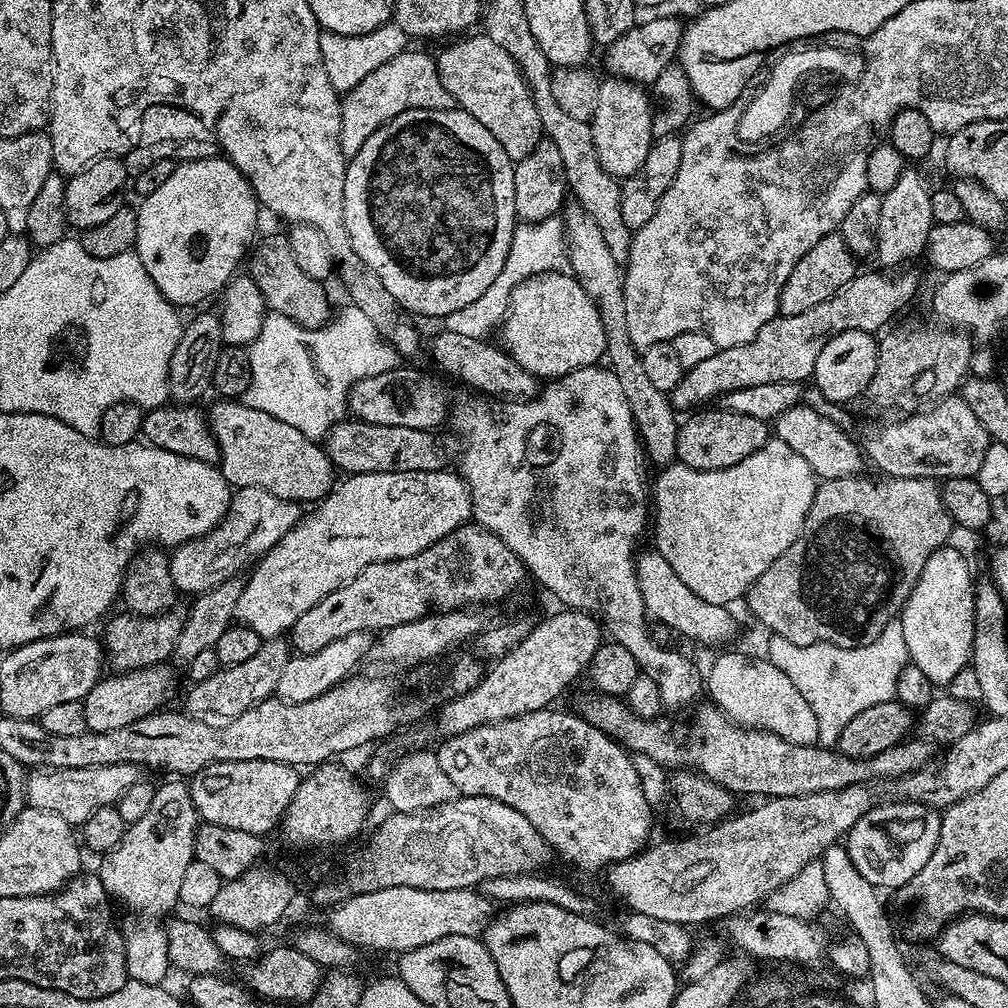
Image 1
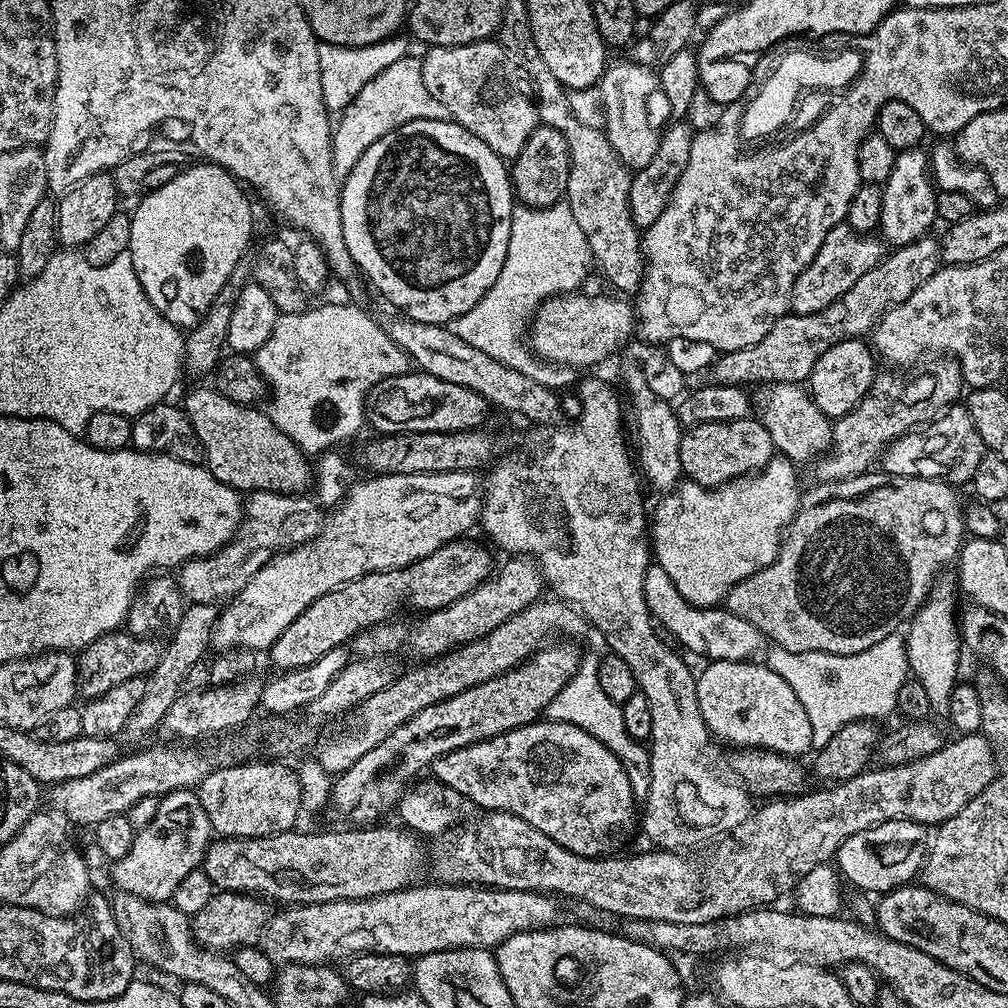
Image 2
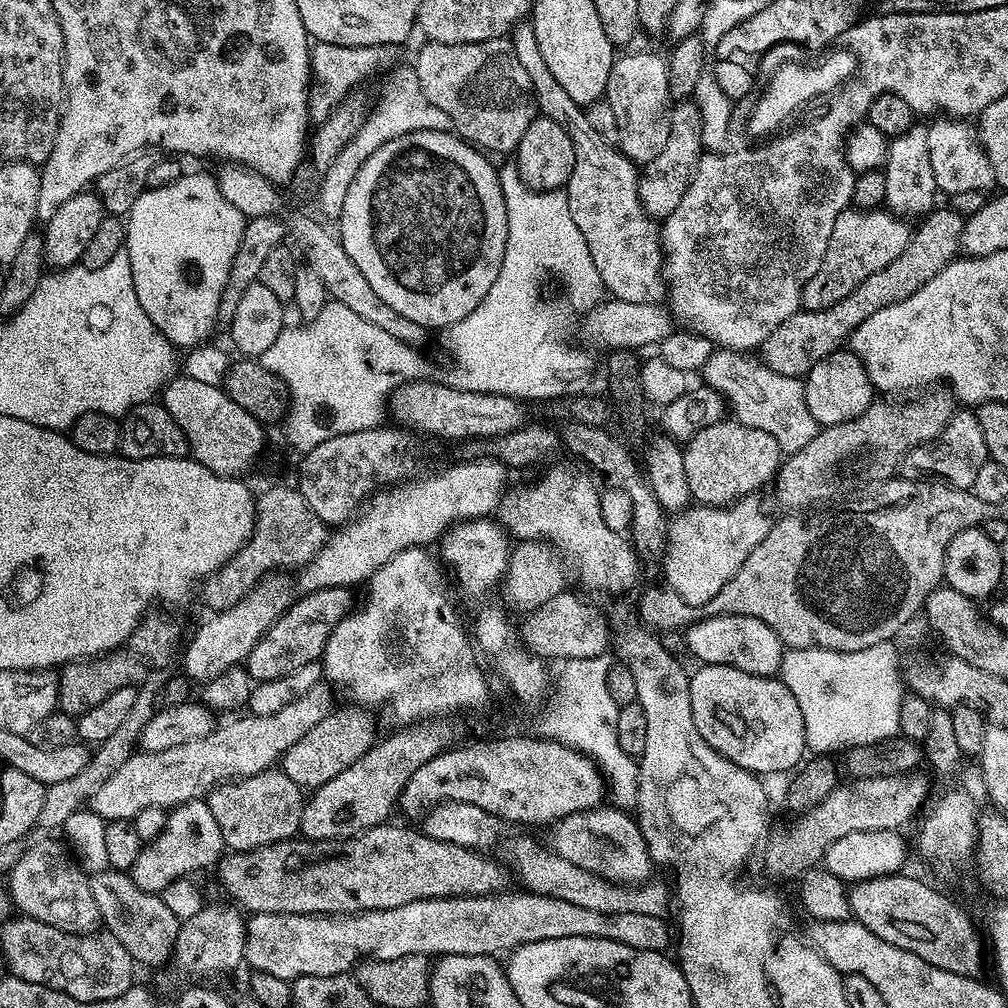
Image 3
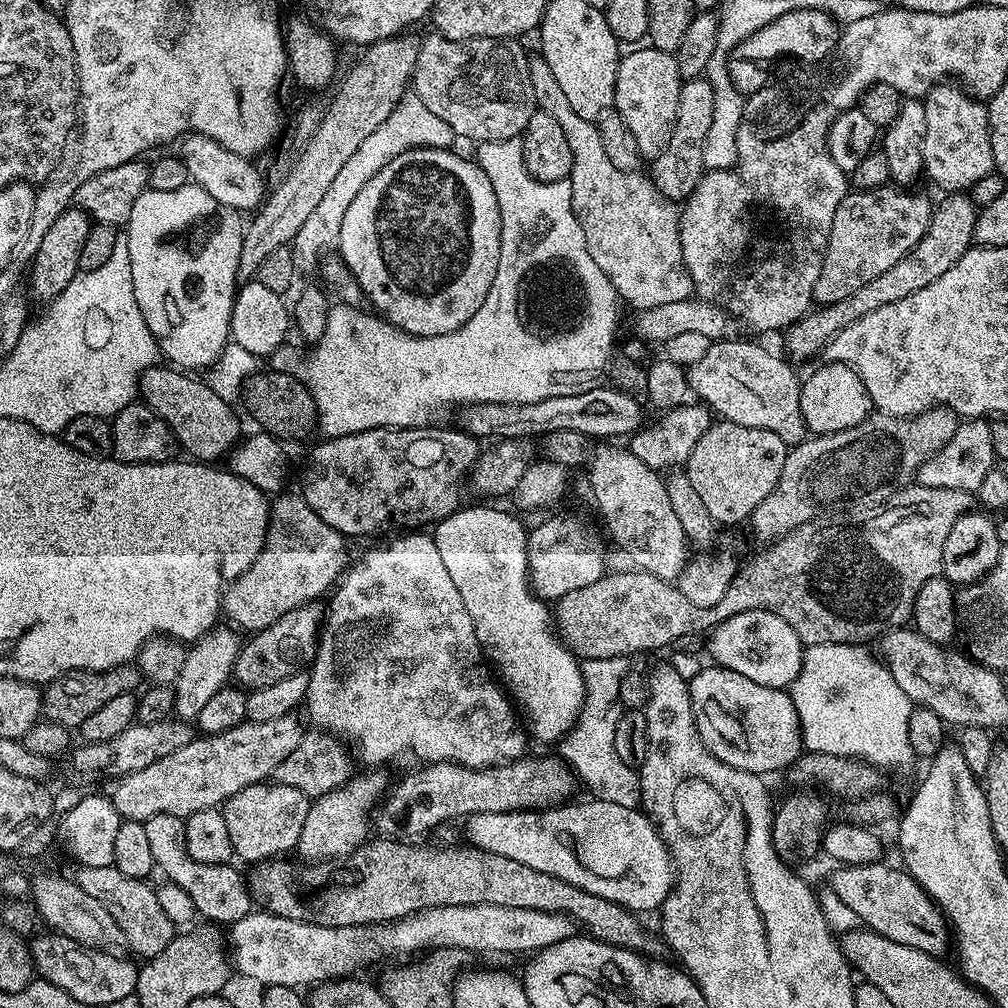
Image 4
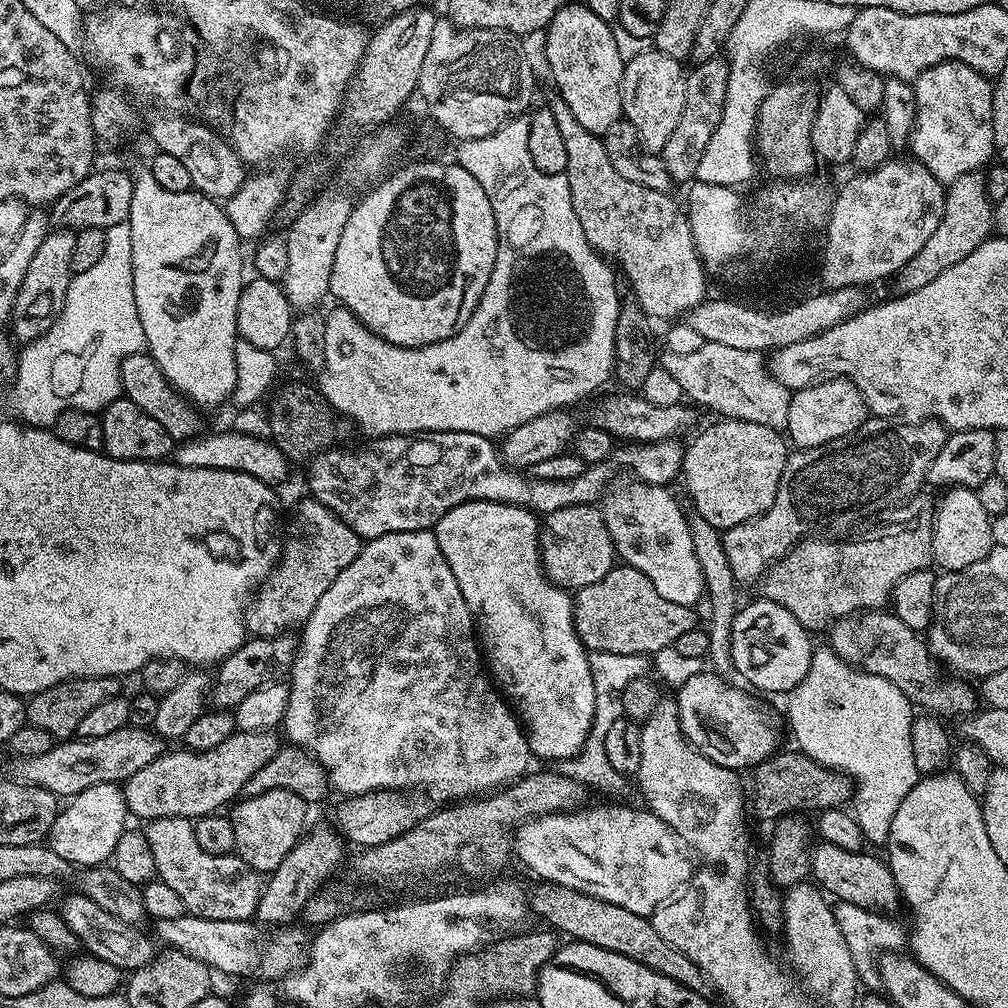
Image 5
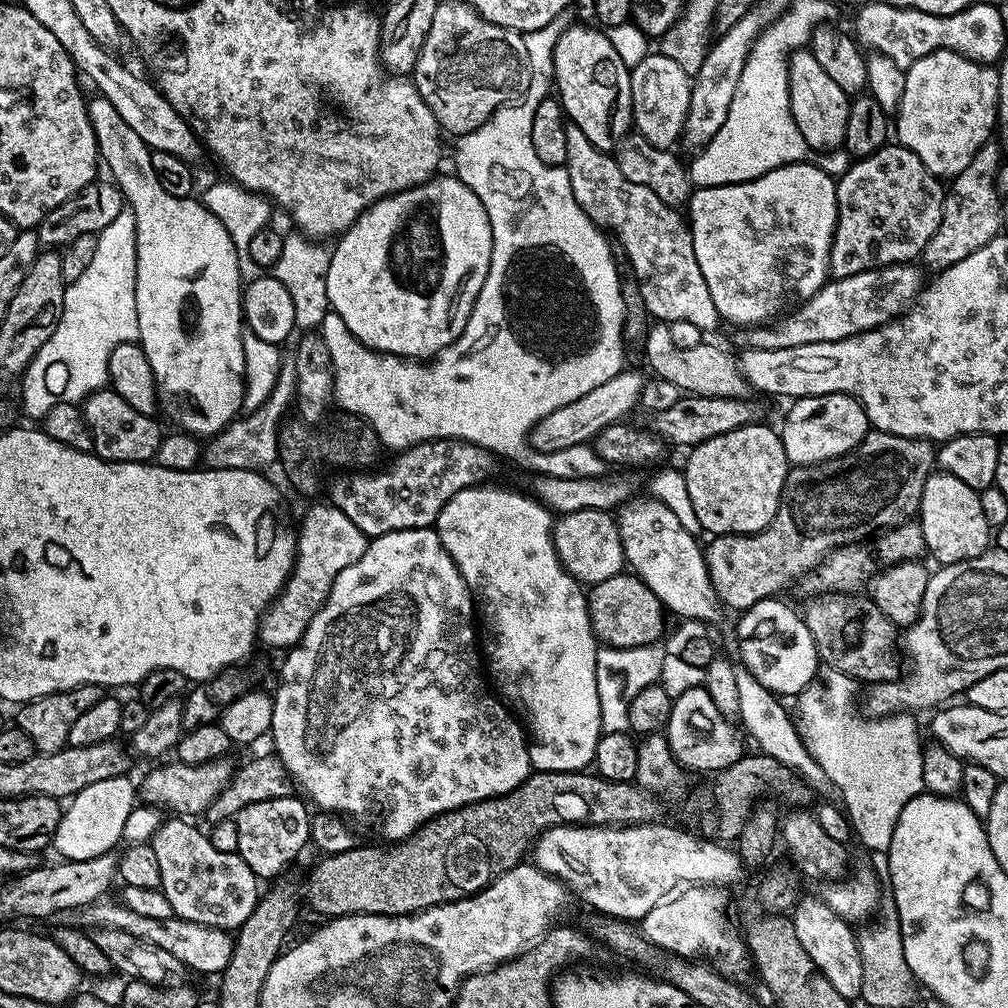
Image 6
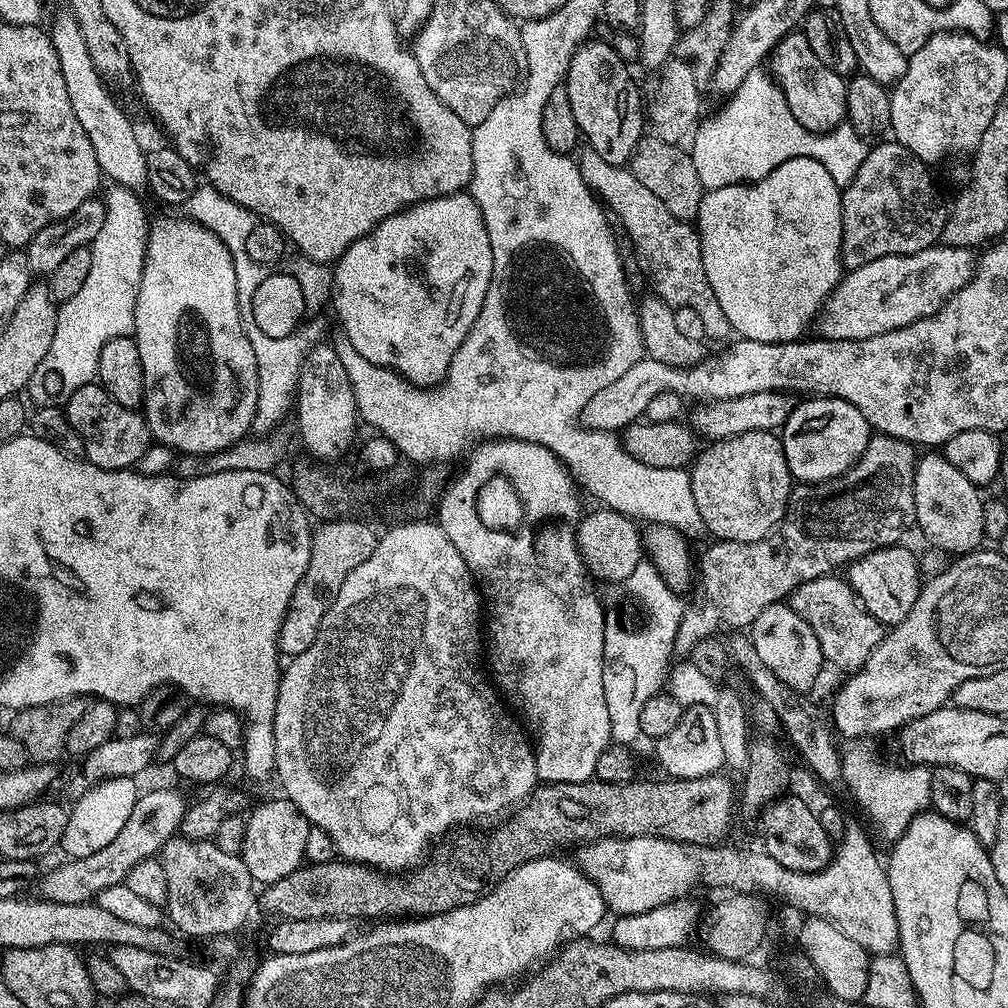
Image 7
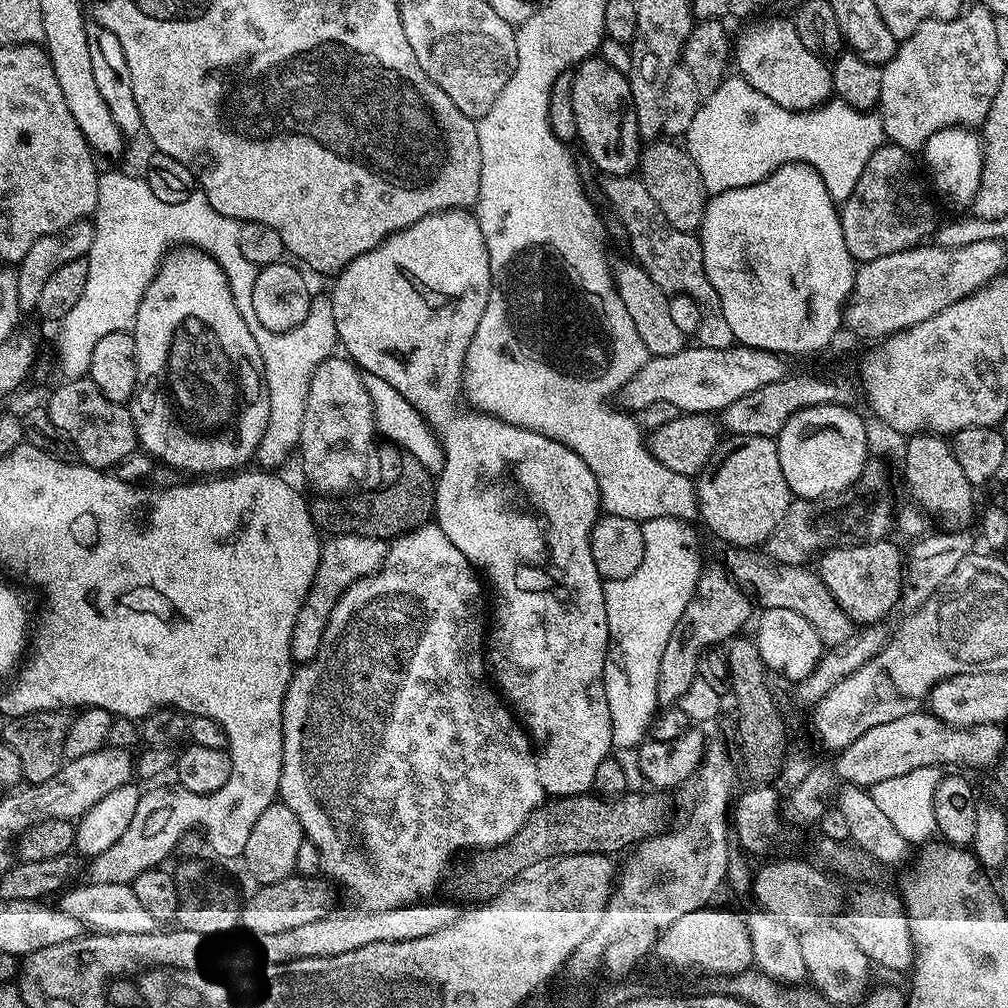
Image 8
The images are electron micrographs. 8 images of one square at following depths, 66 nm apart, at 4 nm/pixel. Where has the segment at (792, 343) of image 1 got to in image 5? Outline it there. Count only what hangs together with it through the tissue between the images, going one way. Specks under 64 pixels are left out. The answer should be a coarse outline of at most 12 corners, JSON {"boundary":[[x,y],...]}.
{"boundary":[[983,171],[947,185],[942,222],[898,274],[922,290],[993,235]]}

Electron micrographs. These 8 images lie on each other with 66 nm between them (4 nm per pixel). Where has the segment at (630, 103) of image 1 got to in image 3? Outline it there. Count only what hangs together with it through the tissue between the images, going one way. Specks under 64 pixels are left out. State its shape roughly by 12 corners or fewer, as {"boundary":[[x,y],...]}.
{"boundary":[[628,52],[606,98],[618,148],[654,162],[670,134],[668,61]]}

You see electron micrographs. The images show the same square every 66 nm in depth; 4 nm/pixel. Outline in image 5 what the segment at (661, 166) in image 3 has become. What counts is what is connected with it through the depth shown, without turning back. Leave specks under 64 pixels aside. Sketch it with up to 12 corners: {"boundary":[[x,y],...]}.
{"boundary":[[717,58],[685,75],[686,106],[662,153],[677,185],[722,122],[729,65]]}

